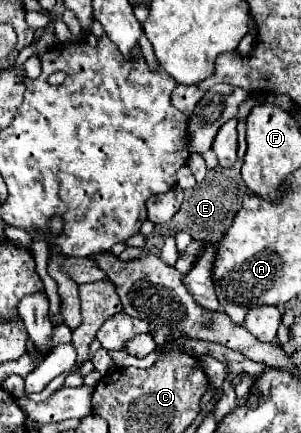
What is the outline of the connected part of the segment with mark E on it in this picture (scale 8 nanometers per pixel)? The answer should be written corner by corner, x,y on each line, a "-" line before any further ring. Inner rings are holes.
237,162
233,168
215,168
215,170
209,170
207,176
205,176
205,180
201,184
197,184
191,190
185,190
185,198
183,198
181,210
169,222
155,226
153,234
147,236
147,242
143,246
143,256
151,254
151,252
159,254
165,236
175,236
181,230
187,232
187,234
191,234
191,238
199,238
199,240
209,238
209,240
215,242
223,234
223,230
231,224
233,216
241,208
243,198
247,196
247,186
245,186
239,170
241,170
241,162

